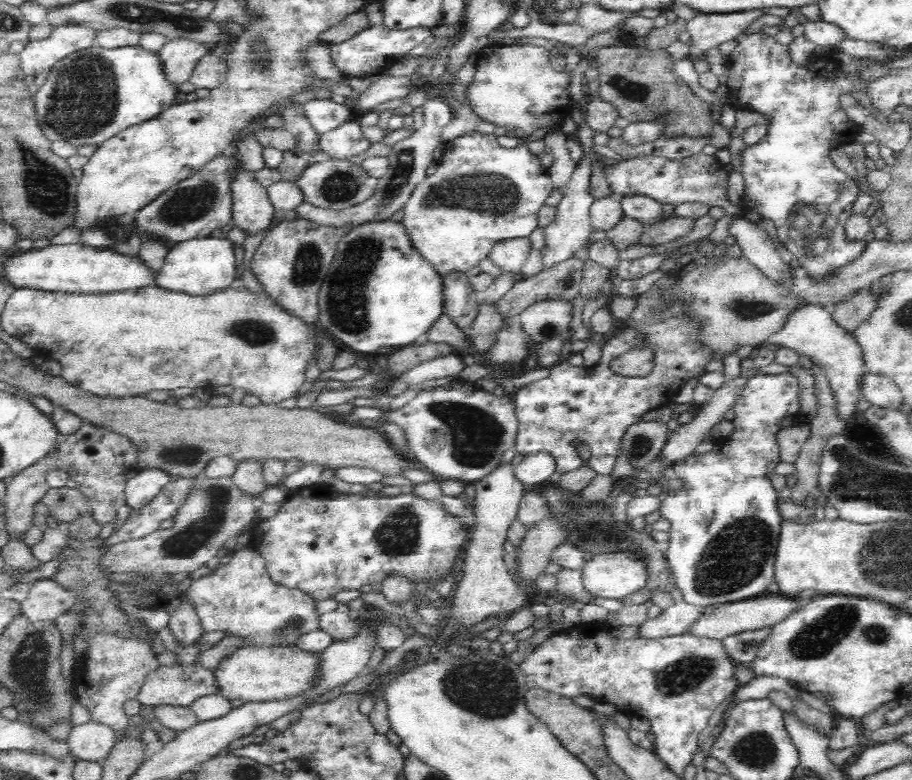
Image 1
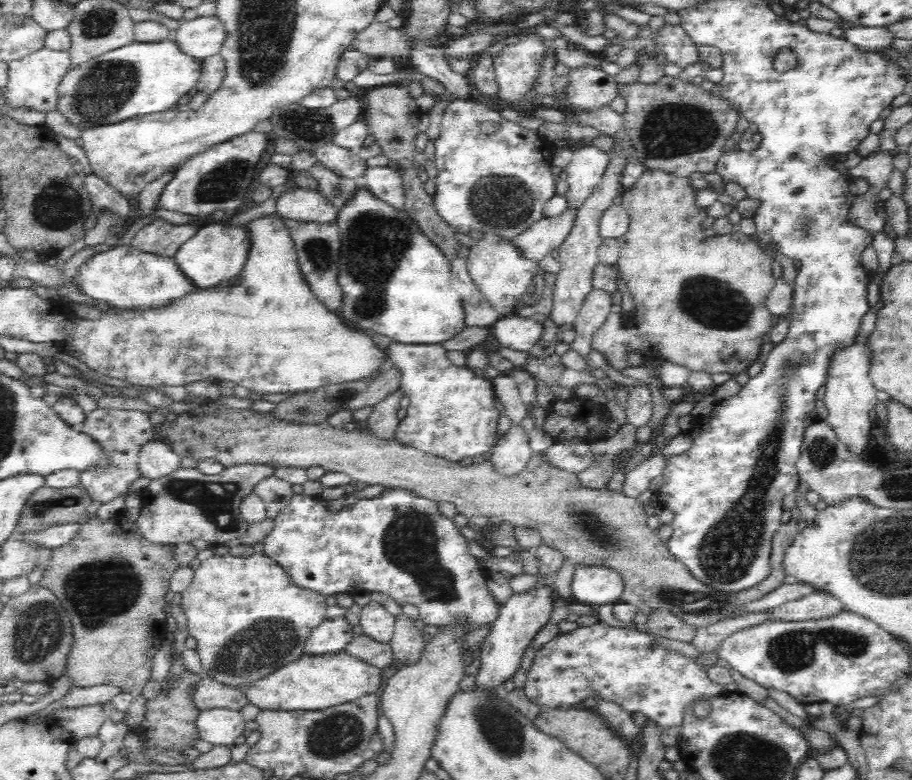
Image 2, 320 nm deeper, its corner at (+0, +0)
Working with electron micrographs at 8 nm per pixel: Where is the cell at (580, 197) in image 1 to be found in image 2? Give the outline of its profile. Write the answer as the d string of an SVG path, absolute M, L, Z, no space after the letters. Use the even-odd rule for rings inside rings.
M581 144L574 150L573 158L566 168L569 187L565 197L570 206L580 206L592 194L609 162L608 154L594 144Z

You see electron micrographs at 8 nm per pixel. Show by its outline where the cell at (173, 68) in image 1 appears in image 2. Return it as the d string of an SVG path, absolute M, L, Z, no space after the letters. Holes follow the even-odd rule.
M200 16L193 20L184 20L180 27L174 32L178 46L188 56L194 58L208 58L220 52L223 42L226 40L226 29L223 22L216 16Z

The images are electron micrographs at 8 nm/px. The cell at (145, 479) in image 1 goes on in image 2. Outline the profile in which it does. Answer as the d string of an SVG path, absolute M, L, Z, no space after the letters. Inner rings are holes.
M164 440L142 444L139 452L139 471L144 478L156 480L180 467L179 457Z

